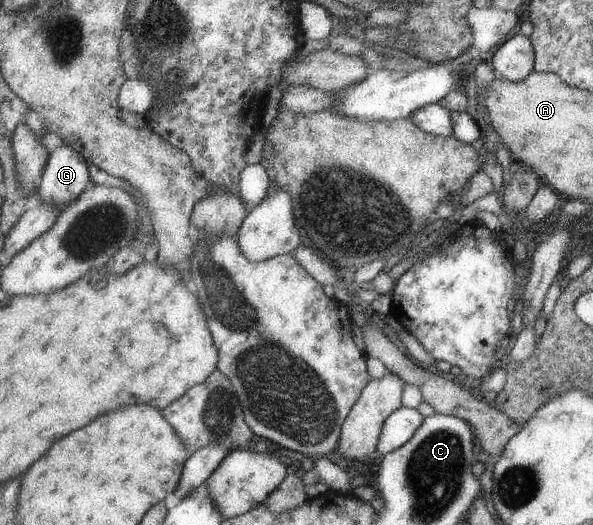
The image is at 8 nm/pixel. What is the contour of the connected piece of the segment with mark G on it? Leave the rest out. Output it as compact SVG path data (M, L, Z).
M70 145L53 150L47 162L38 194L45 204L65 206L75 201L92 184L90 162Z

